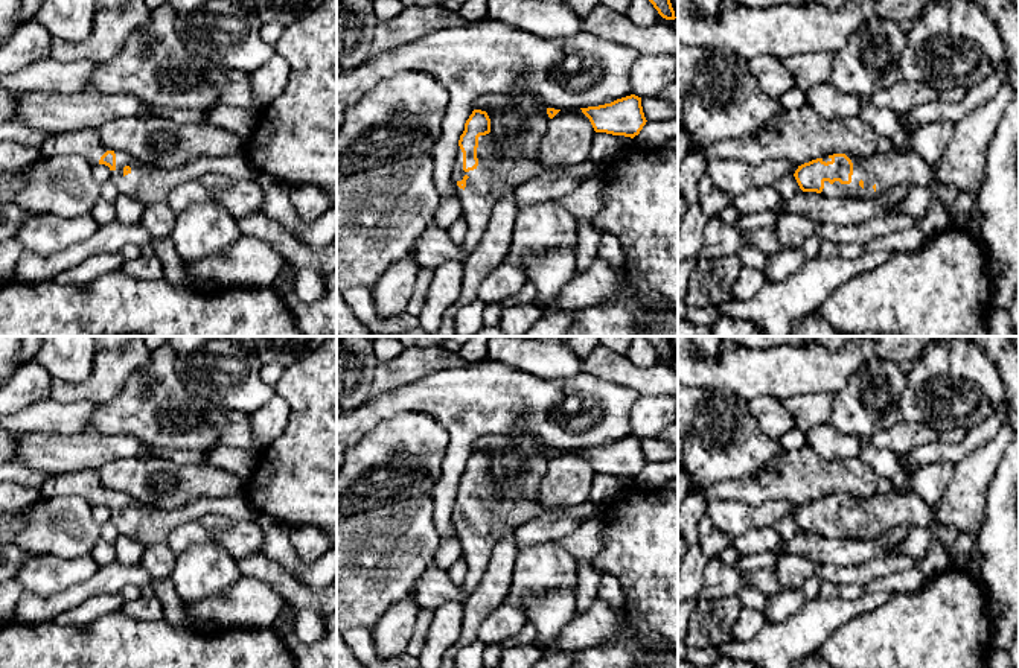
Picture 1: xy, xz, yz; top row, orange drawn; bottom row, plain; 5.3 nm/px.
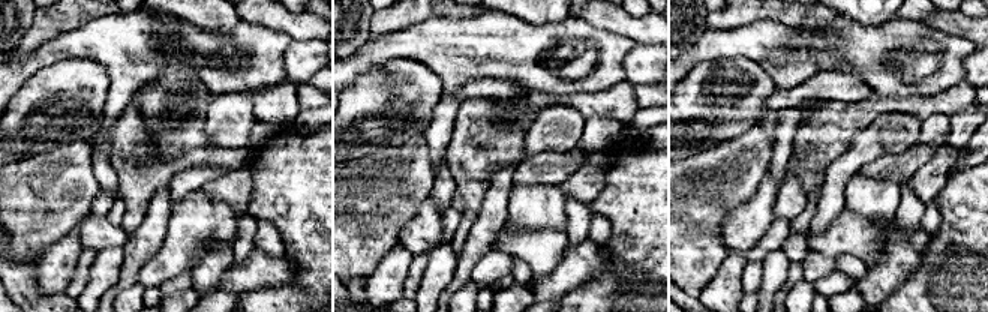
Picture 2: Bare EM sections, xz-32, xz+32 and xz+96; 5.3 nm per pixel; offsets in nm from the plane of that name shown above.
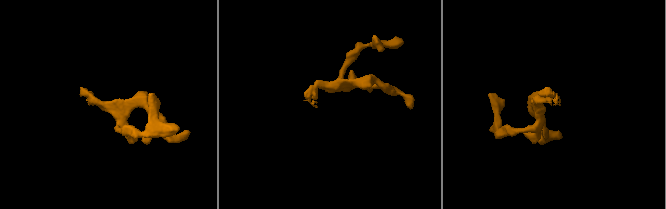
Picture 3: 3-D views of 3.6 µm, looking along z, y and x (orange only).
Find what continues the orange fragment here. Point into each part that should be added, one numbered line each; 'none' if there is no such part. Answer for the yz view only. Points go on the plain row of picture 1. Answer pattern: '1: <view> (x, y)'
1: yz (885, 512)

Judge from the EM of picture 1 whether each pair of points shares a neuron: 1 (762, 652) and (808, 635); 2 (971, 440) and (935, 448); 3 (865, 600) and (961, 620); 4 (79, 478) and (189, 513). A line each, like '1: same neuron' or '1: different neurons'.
1: same neuron
2: same neuron
3: different neurons
4: same neuron

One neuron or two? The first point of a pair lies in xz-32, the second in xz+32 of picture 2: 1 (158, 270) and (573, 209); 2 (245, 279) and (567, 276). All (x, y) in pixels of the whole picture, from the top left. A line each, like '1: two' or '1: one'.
1: two
2: one

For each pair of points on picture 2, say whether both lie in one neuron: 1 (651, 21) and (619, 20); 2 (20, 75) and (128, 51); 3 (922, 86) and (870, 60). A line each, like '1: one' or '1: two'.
1: one
2: one
3: one

